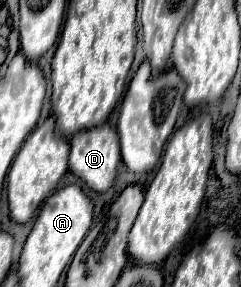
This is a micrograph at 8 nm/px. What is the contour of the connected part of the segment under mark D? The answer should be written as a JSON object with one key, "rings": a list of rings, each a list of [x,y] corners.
{"rings":[[[110,124],[94,126],[94,130],[80,130],[70,138],[70,170],[82,178],[92,190],[106,192],[114,178],[116,178],[116,166],[120,162],[120,142],[118,134]]]}

